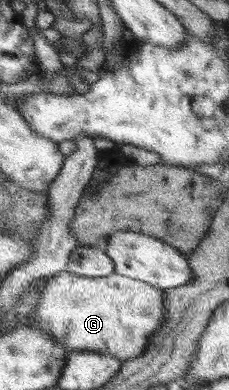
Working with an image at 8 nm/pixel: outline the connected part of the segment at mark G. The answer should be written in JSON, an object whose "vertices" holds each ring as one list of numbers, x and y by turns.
{"vertices":[[65,270,47,277,47,284,39,296,39,302,29,314,27,325,39,328,49,333,57,343,63,343,67,351,95,351,109,354,120,361,125,361,135,356,141,356,149,346,153,332,166,322,164,289,155,287,147,282,138,281,121,274,113,273,103,277,84,277]]}

